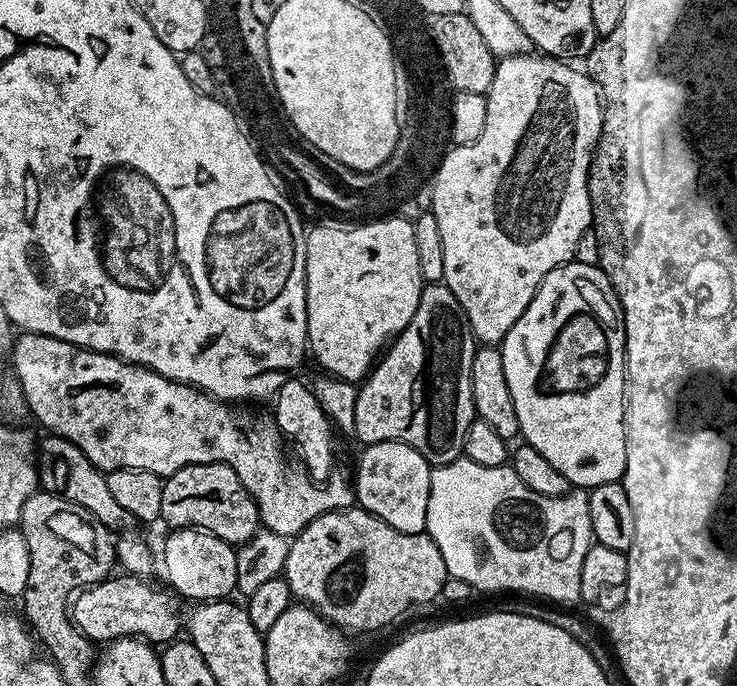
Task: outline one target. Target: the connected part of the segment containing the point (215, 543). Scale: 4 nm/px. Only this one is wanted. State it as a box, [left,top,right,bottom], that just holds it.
[162,528,238,602]

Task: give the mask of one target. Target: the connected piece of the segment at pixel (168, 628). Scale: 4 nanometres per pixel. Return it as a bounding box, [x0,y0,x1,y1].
[70,574,182,646]

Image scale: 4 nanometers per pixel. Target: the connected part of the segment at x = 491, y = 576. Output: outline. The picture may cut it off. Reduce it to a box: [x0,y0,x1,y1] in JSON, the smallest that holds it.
[426,458,594,606]

